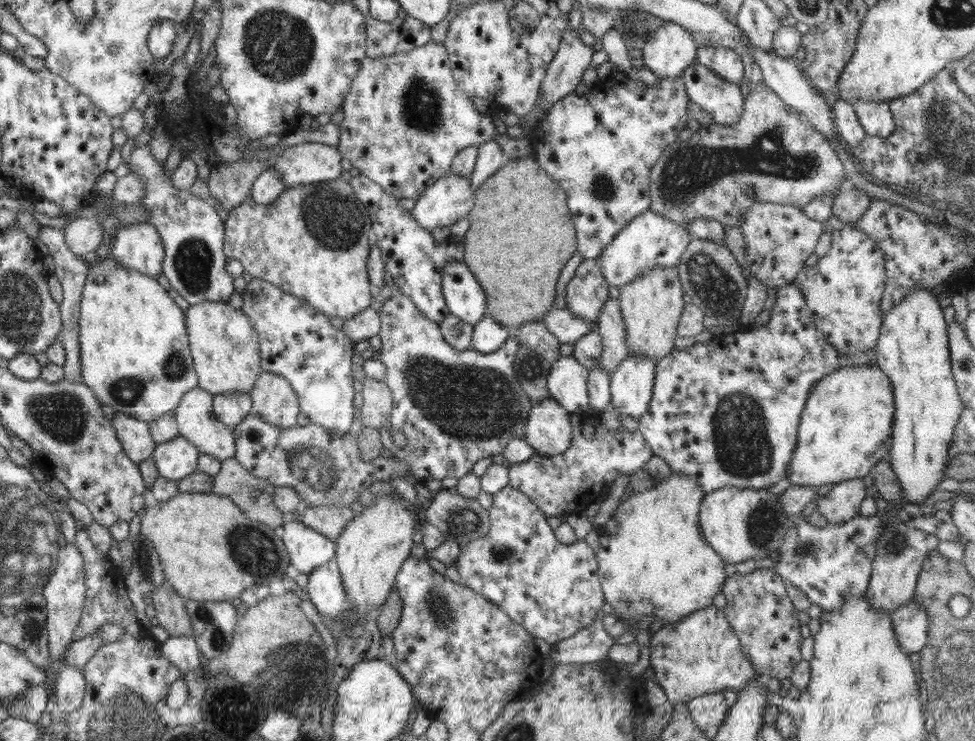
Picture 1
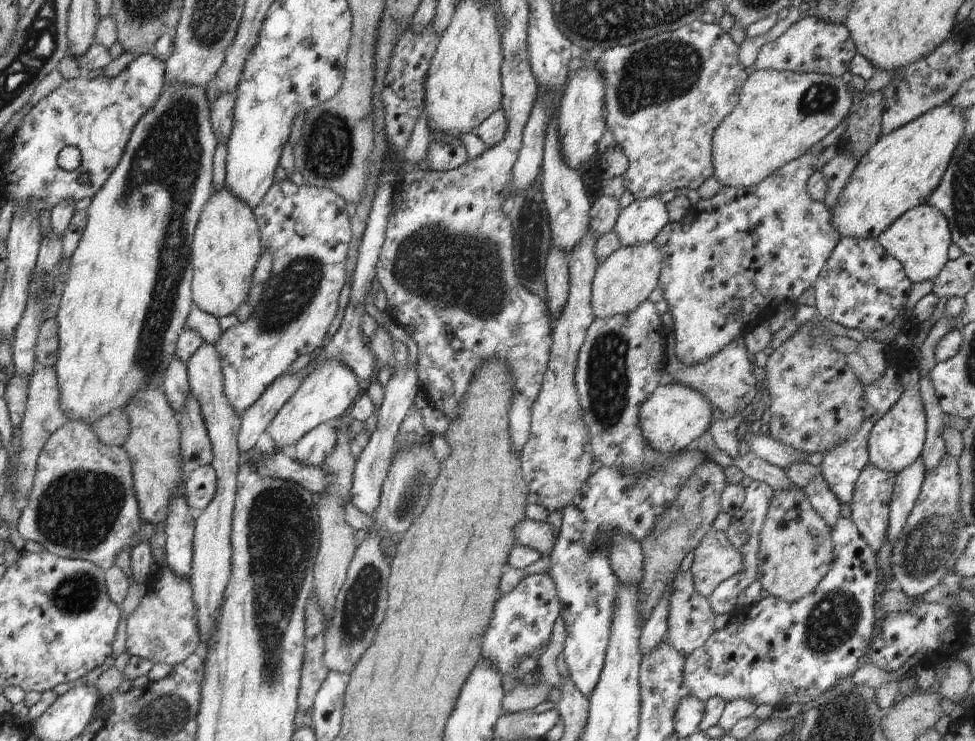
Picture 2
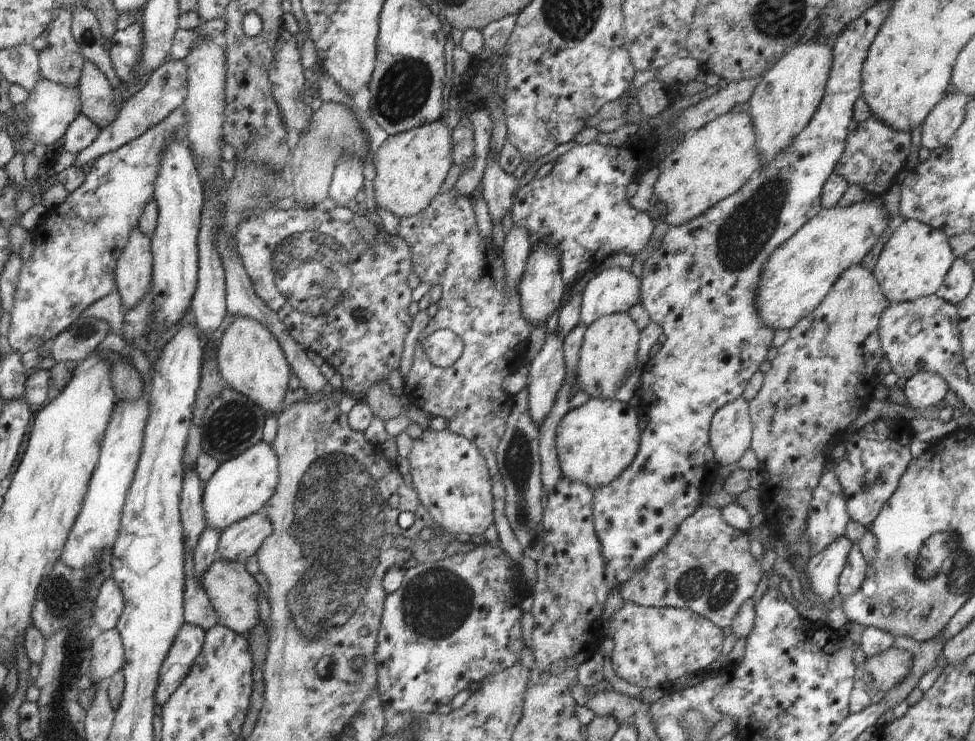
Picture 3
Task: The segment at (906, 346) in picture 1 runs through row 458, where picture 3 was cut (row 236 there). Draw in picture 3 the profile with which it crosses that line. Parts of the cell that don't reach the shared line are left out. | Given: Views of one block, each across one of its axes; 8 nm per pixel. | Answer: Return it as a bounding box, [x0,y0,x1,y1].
[872,219,956,303]

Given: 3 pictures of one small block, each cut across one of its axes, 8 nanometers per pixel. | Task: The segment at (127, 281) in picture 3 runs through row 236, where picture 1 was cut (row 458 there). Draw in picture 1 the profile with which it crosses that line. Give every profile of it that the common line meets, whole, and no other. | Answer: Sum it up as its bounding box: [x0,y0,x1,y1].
[111,411,156,465]

